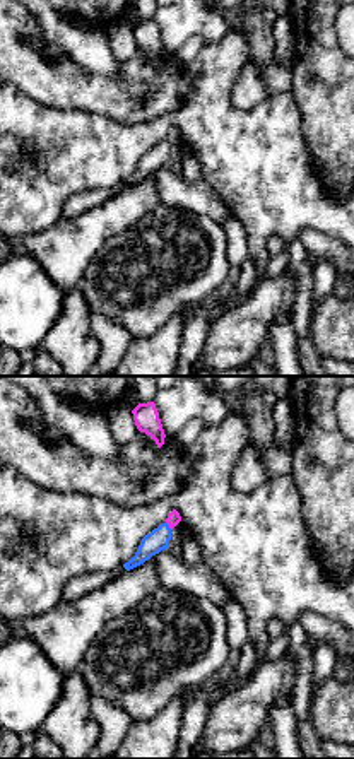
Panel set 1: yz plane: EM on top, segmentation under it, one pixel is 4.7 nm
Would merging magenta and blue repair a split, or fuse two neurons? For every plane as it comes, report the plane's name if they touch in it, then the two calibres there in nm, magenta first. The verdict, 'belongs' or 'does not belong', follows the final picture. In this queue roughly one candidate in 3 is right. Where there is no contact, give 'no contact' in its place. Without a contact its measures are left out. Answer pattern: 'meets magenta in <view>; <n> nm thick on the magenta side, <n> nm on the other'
meets magenta in yz; 70 nm thick on the magenta side, 100 nm on the other

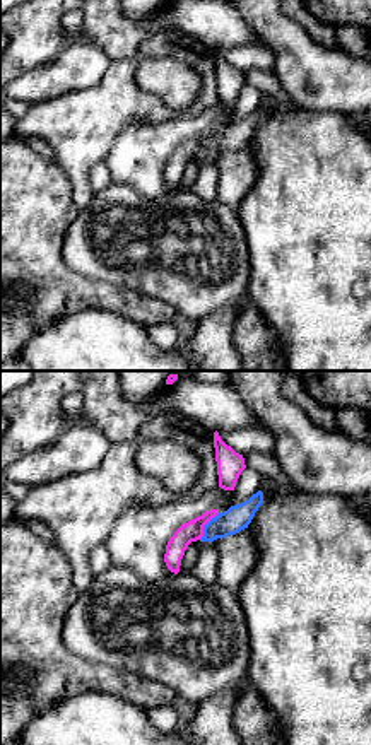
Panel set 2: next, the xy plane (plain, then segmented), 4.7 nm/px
meets magenta in xy; 100 nm thick on the magenta side, 120 nm on the other

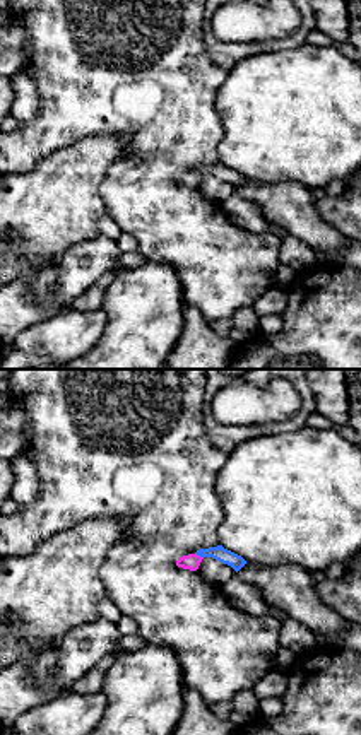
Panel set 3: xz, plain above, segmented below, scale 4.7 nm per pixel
meets magenta in xz; 80 nm thick on the magenta side, 70 nm on the other

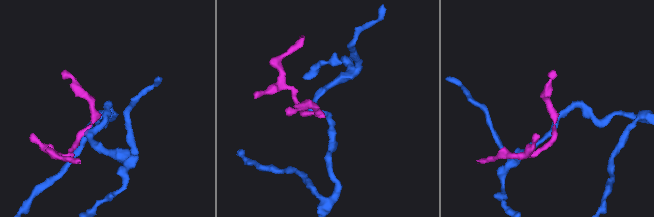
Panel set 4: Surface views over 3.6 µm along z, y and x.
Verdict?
does not belong

